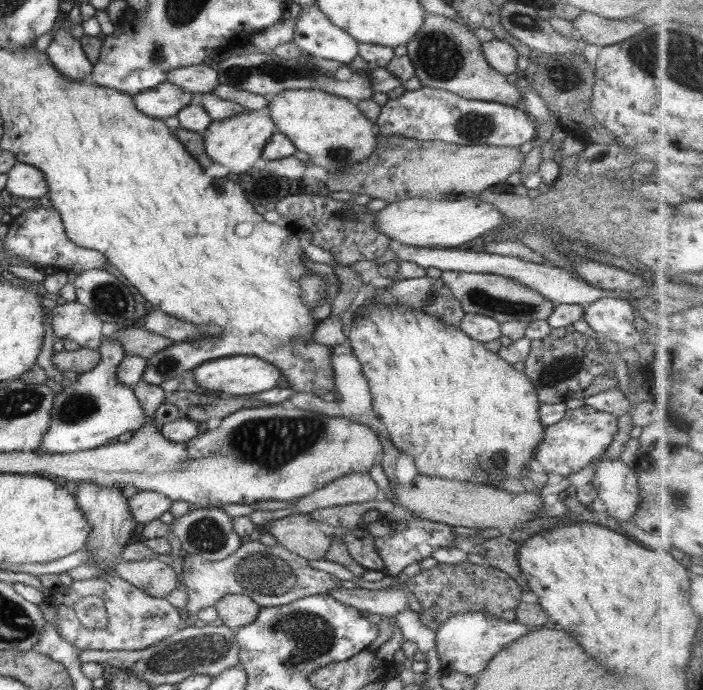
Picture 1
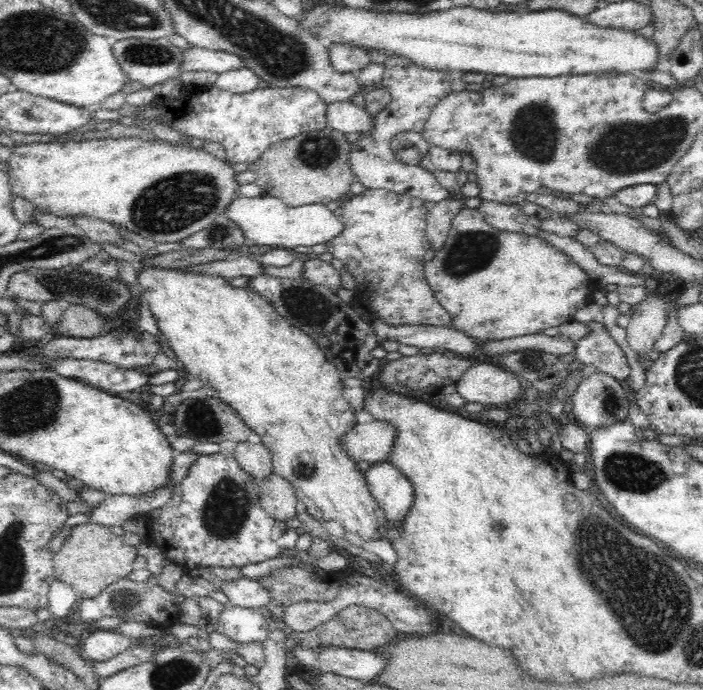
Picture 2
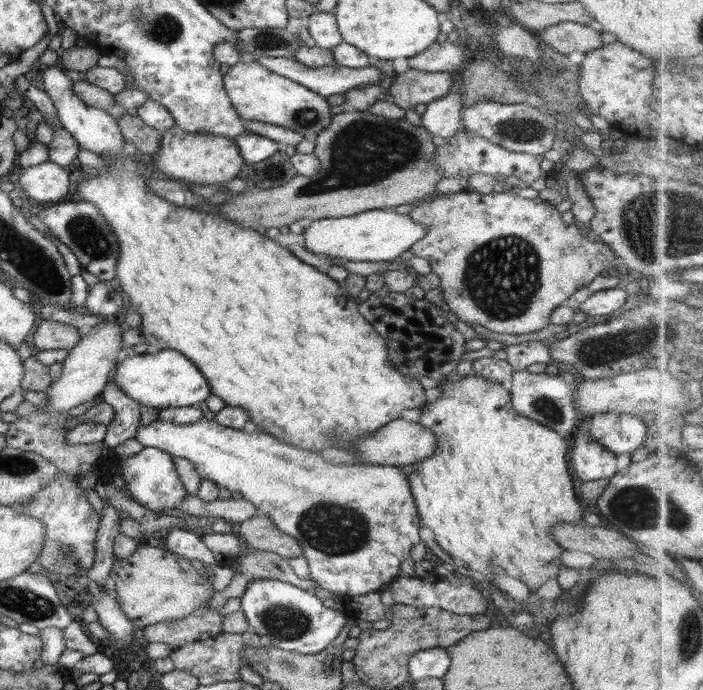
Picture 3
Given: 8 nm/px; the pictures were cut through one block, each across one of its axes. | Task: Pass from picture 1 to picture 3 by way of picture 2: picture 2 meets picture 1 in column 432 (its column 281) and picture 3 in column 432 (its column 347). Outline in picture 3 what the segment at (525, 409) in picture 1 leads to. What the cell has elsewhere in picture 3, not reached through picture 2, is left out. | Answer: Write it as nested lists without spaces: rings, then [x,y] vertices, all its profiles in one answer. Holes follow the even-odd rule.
[[[466,375],[454,386],[450,386],[449,381],[446,380],[446,383],[438,385],[438,390],[442,392],[442,395],[433,402],[426,402],[424,404],[420,409],[419,422],[422,426],[430,428],[434,432],[434,436],[438,438],[436,449],[434,449],[434,454],[430,455],[430,457],[418,461],[416,469],[407,476],[421,525],[430,528],[434,532],[438,545],[460,563],[460,571],[472,572],[479,580],[488,581],[492,588],[496,588],[496,580],[492,578],[492,575],[494,575],[494,567],[500,566],[506,571],[506,575],[518,577],[518,579],[530,587],[531,593],[536,593],[538,588],[545,582],[548,582],[548,580],[558,580],[558,574],[563,567],[561,560],[564,548],[552,538],[552,527],[558,523],[582,524],[584,512],[587,510],[585,505],[578,502],[578,498],[576,498],[574,493],[574,484],[572,483],[570,472],[568,472],[566,454],[570,452],[570,448],[568,448],[567,438],[562,437],[559,432],[548,428],[548,426],[518,414],[516,409],[514,409],[514,405],[512,405],[510,391],[504,389],[500,383],[488,381],[488,379],[484,379],[480,375]]]

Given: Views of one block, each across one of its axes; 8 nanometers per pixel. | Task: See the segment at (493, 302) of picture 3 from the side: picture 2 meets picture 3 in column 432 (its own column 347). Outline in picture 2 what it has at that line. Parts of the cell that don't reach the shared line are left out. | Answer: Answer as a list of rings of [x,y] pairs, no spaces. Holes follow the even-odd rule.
[[[365,188],[362,193],[350,194],[341,201],[333,214],[342,222],[344,230],[340,236],[324,244],[328,249],[327,258],[338,258],[346,272],[354,277],[356,281],[354,291],[362,296],[366,306],[370,306],[370,312],[376,314],[380,321],[394,326],[410,323],[453,328],[452,316],[436,299],[425,278],[424,255],[431,248],[426,225],[430,205],[420,198],[382,188]]]

